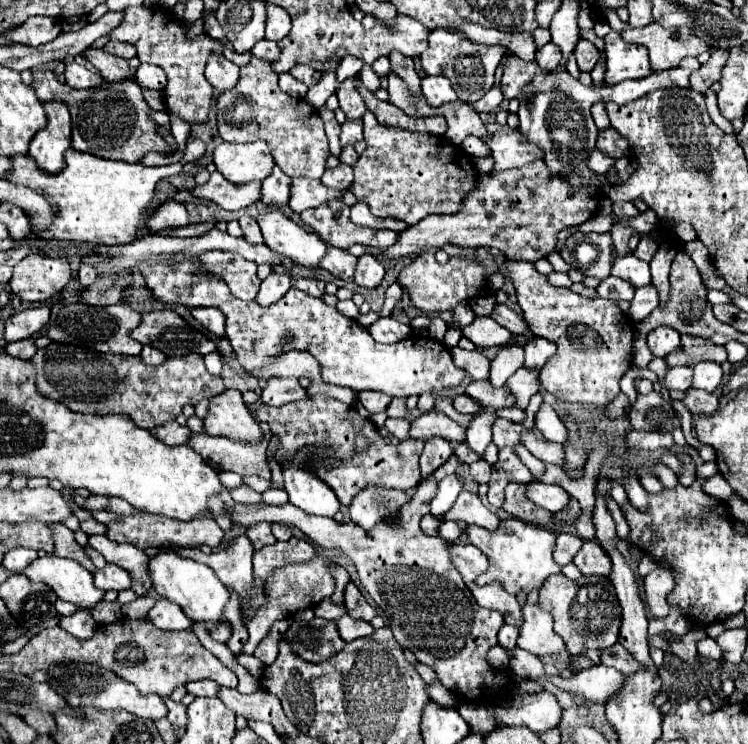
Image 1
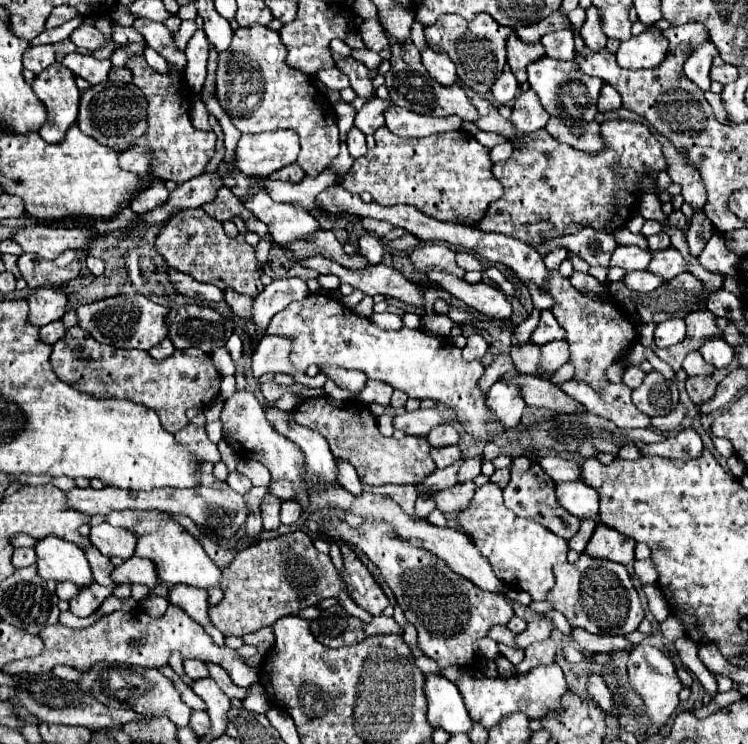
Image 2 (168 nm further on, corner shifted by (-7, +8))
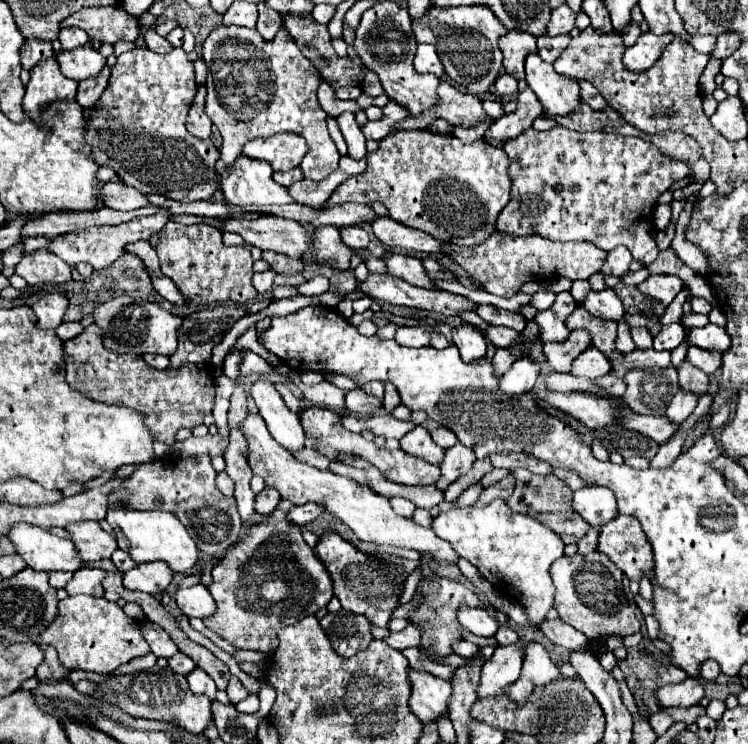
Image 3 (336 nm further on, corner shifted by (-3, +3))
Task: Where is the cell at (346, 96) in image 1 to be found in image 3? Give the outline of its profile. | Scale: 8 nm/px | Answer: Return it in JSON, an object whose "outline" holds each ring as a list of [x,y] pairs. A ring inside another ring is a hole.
{"outline":[[[285,15],[283,25],[291,33],[303,55],[317,67],[321,77],[331,87],[357,87],[361,83],[361,69],[351,59],[337,57],[325,25],[317,23],[311,15]]]}

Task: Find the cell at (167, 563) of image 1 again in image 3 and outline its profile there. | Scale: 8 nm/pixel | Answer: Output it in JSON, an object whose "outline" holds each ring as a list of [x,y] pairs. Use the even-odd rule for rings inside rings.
{"outline":[[[117,509],[107,511],[107,521],[113,527],[119,549],[129,553],[135,563],[151,563],[151,561],[165,561],[173,573],[187,575],[197,565],[199,549],[195,541],[189,537],[187,529],[181,521],[167,511],[133,511],[133,509]]]}

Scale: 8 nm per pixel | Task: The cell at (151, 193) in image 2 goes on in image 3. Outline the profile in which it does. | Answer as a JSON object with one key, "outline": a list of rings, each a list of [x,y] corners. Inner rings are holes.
{"outline":[[[109,181],[101,187],[101,197],[107,207],[117,211],[133,211],[149,205],[145,193],[135,187],[127,187],[123,181]]]}

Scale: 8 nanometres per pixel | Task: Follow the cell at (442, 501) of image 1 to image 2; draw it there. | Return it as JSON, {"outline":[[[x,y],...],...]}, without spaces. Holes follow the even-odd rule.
{"outline":[[[467,458],[459,470],[459,482],[467,482],[467,480],[479,476],[481,464],[483,464],[483,458]]]}

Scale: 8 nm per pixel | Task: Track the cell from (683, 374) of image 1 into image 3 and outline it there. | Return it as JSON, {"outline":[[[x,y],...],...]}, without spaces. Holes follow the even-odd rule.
{"outline":[[[693,345],[687,349],[687,357],[685,359],[691,365],[699,367],[707,375],[713,375],[721,367],[721,355],[719,353],[705,351],[705,349],[699,349],[699,347],[693,347]]]}

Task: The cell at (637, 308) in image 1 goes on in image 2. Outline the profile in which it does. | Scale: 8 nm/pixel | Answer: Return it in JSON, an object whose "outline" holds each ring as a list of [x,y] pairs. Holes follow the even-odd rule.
{"outline":[[[675,248],[655,250],[651,252],[651,264],[647,266],[647,270],[669,282],[669,278],[675,278],[685,270],[685,260]]]}

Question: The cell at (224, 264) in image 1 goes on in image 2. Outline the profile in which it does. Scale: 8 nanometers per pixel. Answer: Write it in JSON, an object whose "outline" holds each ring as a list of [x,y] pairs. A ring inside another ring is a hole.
{"outline":[[[201,208],[181,210],[179,214],[175,214],[157,234],[155,248],[171,268],[193,276],[197,282],[213,284],[223,292],[231,288],[251,298],[255,298],[263,290],[263,284],[259,280],[255,250],[245,242],[241,234],[237,238],[229,238],[223,232],[223,224],[207,216],[205,210]]]}

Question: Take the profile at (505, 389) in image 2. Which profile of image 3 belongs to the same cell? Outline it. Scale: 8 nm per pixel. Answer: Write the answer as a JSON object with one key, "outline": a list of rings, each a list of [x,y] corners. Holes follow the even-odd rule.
{"outline":[[[517,359],[511,369],[501,377],[499,389],[505,395],[525,395],[533,389],[539,375],[539,365],[533,359]]]}

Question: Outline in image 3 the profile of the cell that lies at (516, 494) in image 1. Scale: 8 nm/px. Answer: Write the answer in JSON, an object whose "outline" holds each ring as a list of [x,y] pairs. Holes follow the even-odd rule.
{"outline":[[[515,469],[511,473],[515,477],[515,489],[513,489],[511,497],[505,499],[505,503],[509,505],[511,511],[537,519],[551,531],[559,533],[565,545],[577,543],[589,531],[589,525],[571,509],[571,493],[573,491],[563,481],[559,481],[555,475],[535,475],[527,469]]]}

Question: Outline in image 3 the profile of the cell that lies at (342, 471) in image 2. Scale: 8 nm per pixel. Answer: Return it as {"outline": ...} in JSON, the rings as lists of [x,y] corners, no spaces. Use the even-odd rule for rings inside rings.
{"outline":[[[305,447],[305,449],[301,449],[301,451],[293,453],[293,455],[295,455],[299,461],[305,461],[305,463],[309,463],[309,465],[321,469],[321,471],[329,471],[331,459],[325,457],[325,455],[321,455],[321,453],[317,453],[317,451],[311,449],[311,447]]]}

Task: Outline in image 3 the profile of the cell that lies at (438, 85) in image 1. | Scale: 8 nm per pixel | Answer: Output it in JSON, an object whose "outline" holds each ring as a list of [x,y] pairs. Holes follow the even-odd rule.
{"outline":[[[419,45],[415,53],[415,71],[417,73],[433,73],[437,77],[443,77],[443,63],[431,45]]]}

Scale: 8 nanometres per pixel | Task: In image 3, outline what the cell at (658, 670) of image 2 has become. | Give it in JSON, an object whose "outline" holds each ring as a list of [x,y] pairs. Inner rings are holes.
{"outline":[[[687,677],[683,683],[661,685],[655,691],[655,699],[663,709],[673,705],[681,705],[681,707],[697,705],[703,699],[703,685],[697,679]]]}

